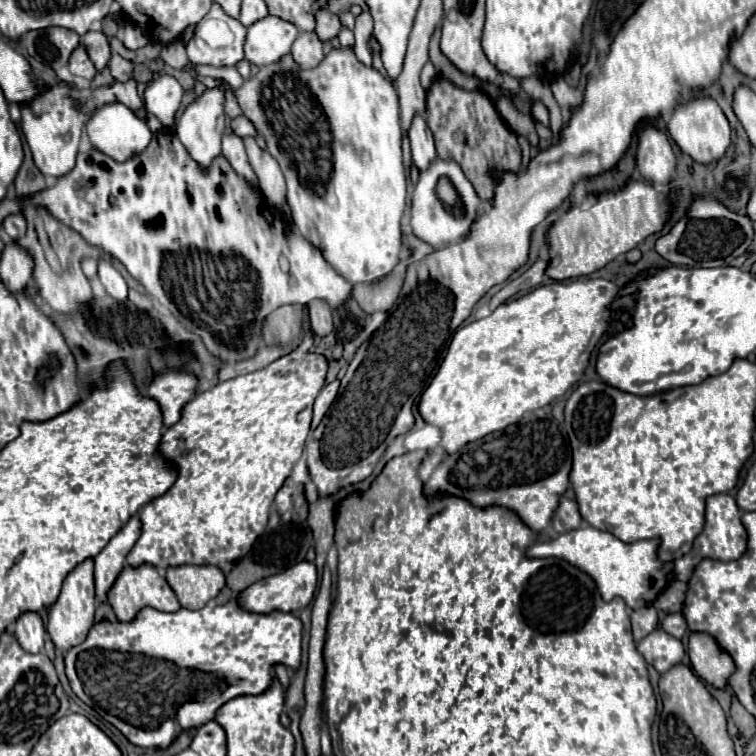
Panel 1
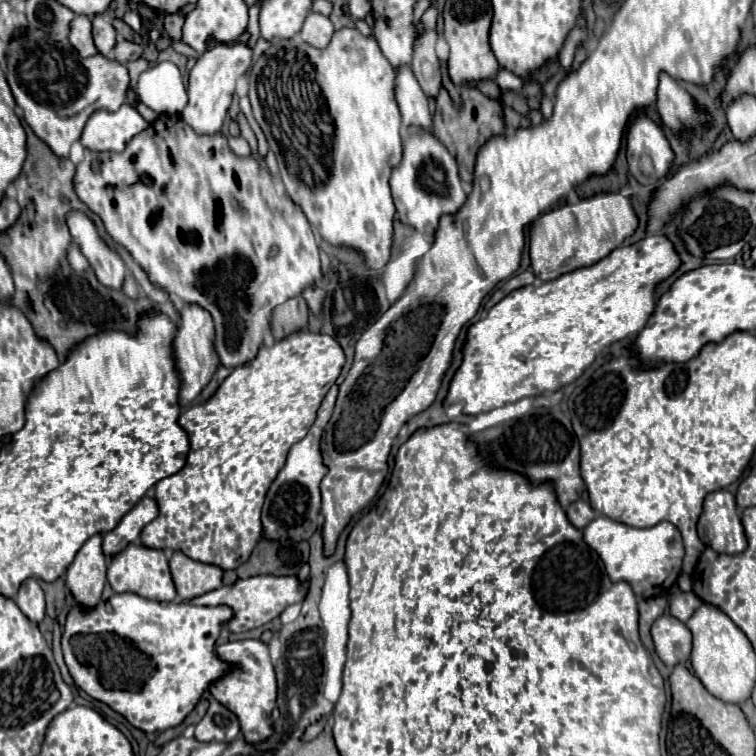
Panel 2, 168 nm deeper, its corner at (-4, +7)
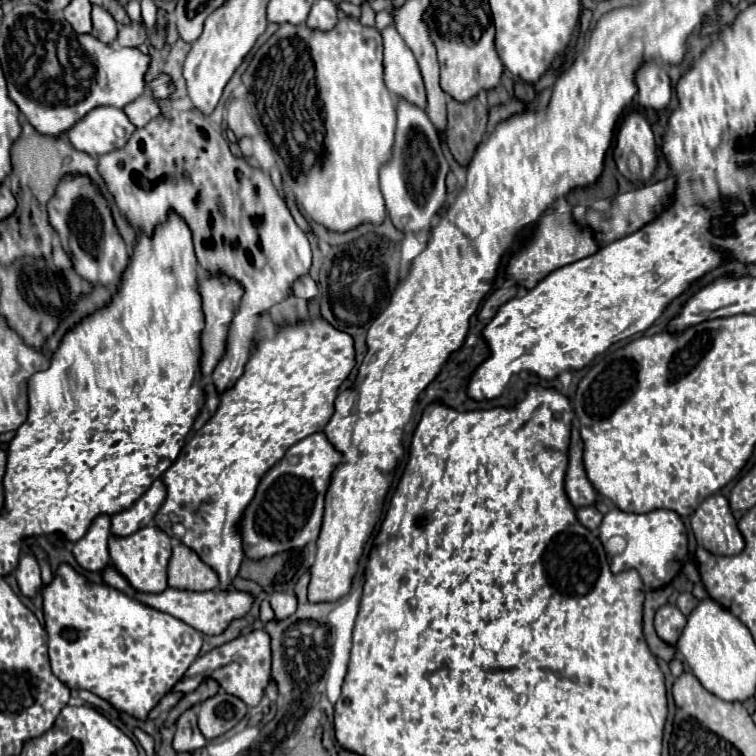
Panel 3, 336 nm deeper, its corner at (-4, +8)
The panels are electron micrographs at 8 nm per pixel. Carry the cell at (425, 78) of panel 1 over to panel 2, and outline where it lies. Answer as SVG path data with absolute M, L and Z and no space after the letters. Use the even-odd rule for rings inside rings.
M429 8L429 12L425 12L423 16L423 24L427 28L427 32L415 42L415 52L413 52L413 72L415 78L419 80L421 88L427 92L427 96L437 96L439 88L441 88L441 72L439 72L439 60L435 56L435 20L437 20L437 8Z

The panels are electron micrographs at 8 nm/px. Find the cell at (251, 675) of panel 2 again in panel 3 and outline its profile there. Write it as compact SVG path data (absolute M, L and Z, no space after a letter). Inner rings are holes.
M255 629L247 635L241 635L213 651L209 651L207 655L199 657L183 675L183 679L179 679L173 687L171 693L189 693L193 691L193 687L197 687L197 683L201 683L201 679L217 679L217 683L229 691L231 695L237 695L239 699L243 699L249 707L255 707L263 695L265 695L265 687L269 685L269 671L271 671L271 637L267 631L263 629Z

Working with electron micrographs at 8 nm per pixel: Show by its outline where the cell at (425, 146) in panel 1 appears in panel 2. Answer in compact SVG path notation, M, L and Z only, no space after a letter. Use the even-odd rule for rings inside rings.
M409 66L399 68L395 98L403 116L403 126L417 126L423 130L431 128L431 110L427 104L427 96L423 94Z

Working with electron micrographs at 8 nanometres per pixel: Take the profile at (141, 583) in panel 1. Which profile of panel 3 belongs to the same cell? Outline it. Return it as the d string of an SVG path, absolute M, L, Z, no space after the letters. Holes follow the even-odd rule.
M143 527L127 537L109 537L109 555L117 571L143 593L161 593L167 587L167 563L171 557L171 537L159 527Z

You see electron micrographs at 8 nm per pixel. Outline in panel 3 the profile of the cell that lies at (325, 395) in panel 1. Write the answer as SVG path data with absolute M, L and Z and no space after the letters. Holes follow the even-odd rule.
M323 433L309 435L287 449L287 455L263 475L253 501L247 505L239 521L245 559L259 561L289 549L303 549L307 543L317 539L323 519L325 493L331 475L337 465L341 465L341 461L343 455L329 443Z

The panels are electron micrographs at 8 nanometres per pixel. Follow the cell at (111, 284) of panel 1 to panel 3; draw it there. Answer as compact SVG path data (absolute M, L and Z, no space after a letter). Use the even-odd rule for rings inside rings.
M63 175L55 195L47 203L47 217L49 225L61 239L61 247L69 259L73 257L73 269L77 275L93 285L103 285L109 289L121 281L121 271L125 271L129 263L129 253L117 231L107 199L87 175Z

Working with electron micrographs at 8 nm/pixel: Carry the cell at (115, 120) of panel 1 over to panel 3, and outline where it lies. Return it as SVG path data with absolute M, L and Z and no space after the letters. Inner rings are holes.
M95 107L83 119L79 119L65 135L77 151L99 157L123 147L133 131L135 127L121 109Z

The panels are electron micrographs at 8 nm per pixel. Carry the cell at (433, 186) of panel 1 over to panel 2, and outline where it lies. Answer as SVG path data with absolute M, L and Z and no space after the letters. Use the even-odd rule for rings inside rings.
M419 128L407 130L403 138L403 160L393 170L389 184L399 220L421 232L427 242L435 240L439 218L443 214L457 214L457 210L467 200L467 194L461 188L457 162L453 160L453 156L449 156L449 150L431 132Z

